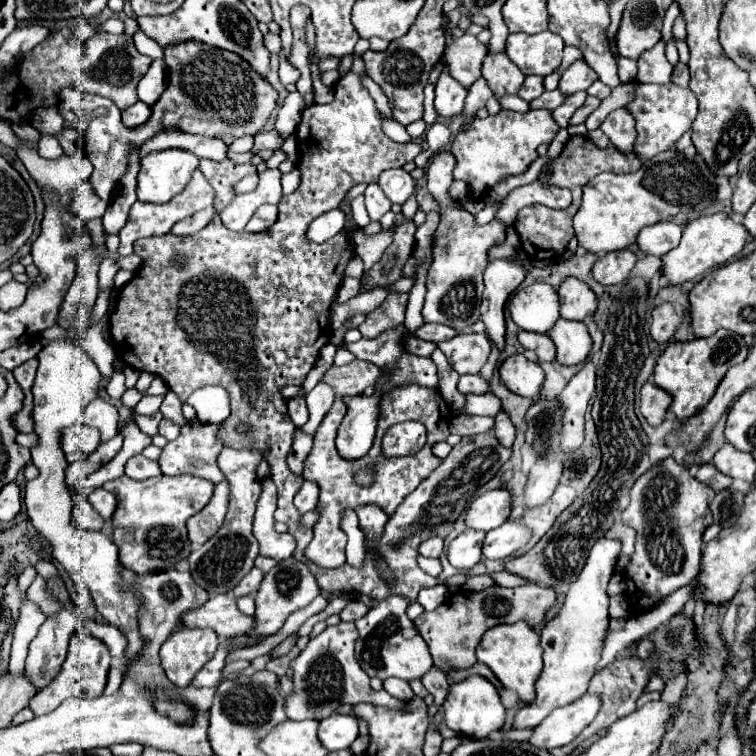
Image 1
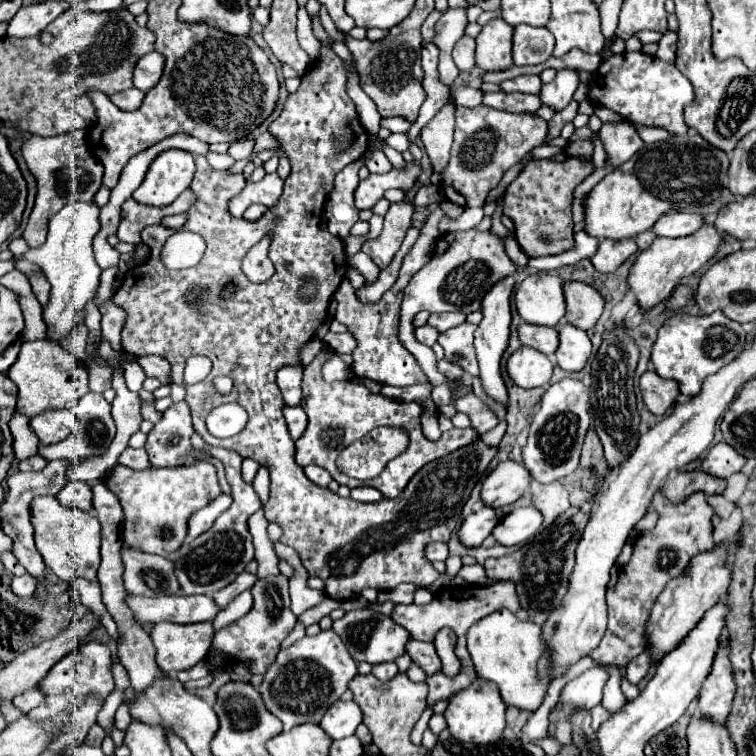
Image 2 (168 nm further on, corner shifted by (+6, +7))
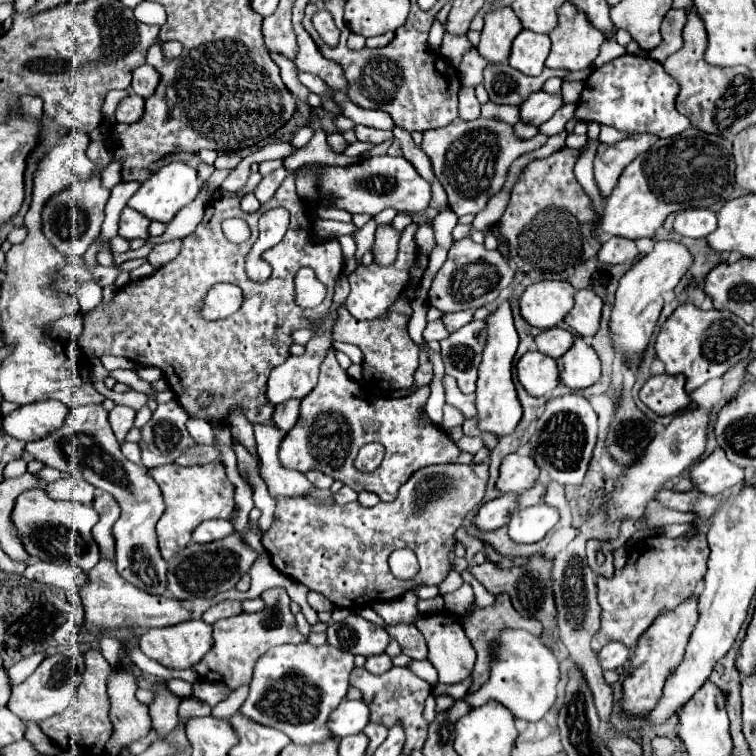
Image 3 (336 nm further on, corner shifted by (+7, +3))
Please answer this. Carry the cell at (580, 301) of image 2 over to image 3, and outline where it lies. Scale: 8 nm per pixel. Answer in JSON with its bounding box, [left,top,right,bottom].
[564,289,602,339]

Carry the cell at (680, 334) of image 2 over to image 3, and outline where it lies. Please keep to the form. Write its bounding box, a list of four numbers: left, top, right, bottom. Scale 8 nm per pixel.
[656,303,752,391]

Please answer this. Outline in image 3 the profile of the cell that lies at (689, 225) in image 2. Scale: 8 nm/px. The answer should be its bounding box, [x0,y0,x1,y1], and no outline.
[674,209,716,237]

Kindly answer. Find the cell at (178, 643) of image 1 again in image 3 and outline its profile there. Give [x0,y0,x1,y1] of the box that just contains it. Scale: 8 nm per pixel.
[138,619,212,669]

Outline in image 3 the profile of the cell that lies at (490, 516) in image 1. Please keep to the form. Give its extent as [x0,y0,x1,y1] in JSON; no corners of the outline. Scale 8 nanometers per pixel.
[496,453,540,493]

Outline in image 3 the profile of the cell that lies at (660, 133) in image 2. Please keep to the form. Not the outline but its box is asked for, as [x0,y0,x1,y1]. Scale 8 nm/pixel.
[598,127,628,144]

